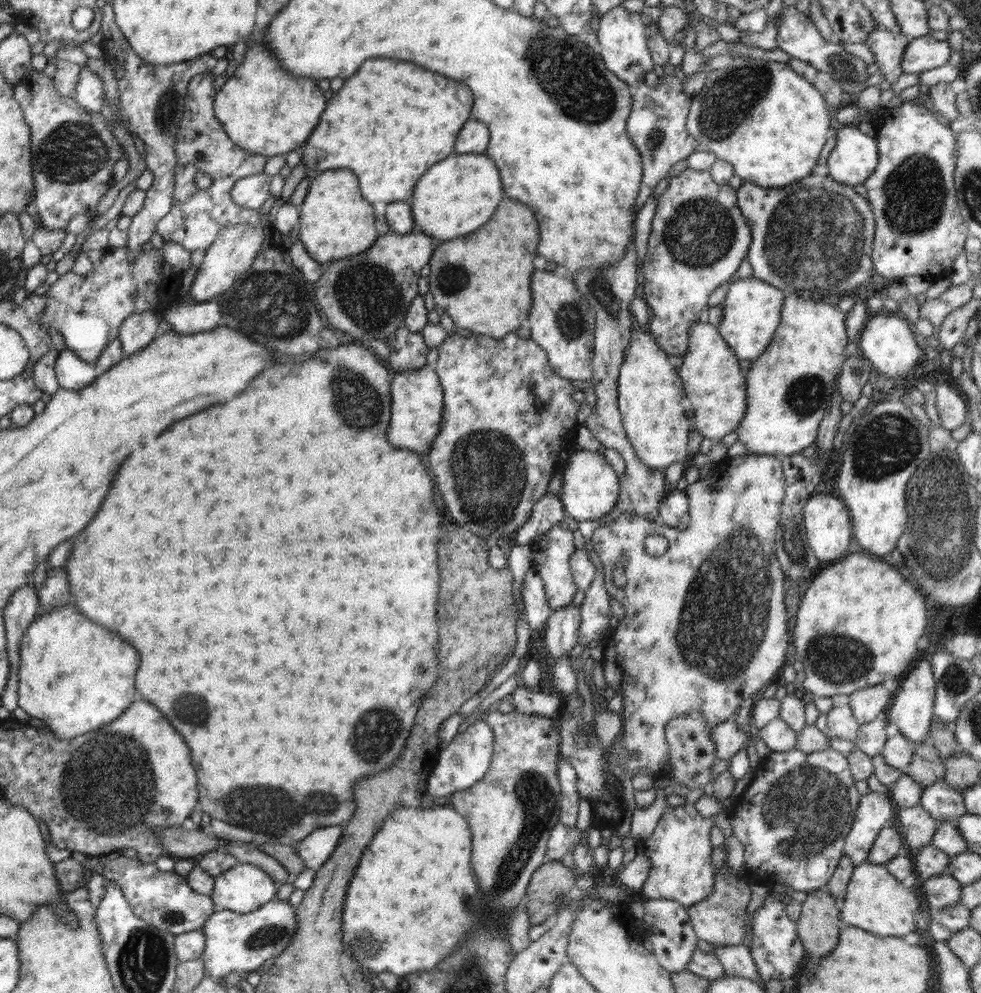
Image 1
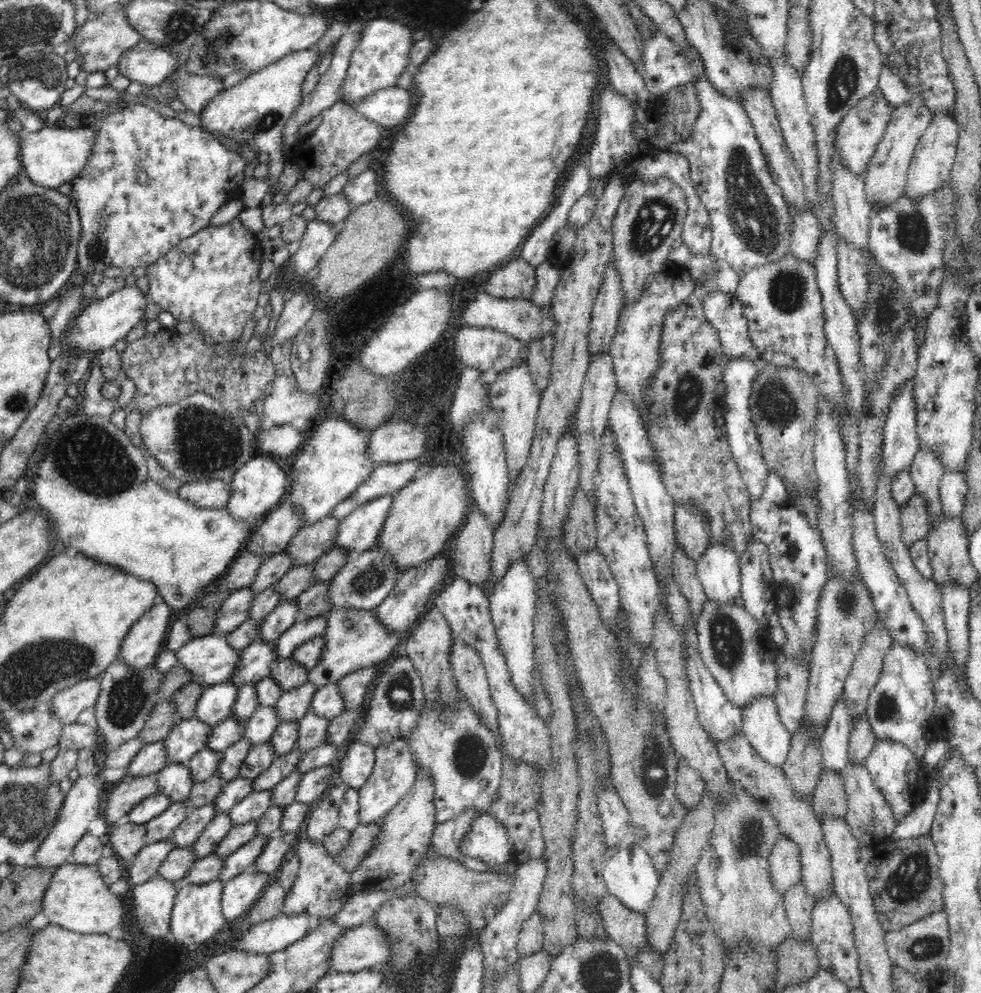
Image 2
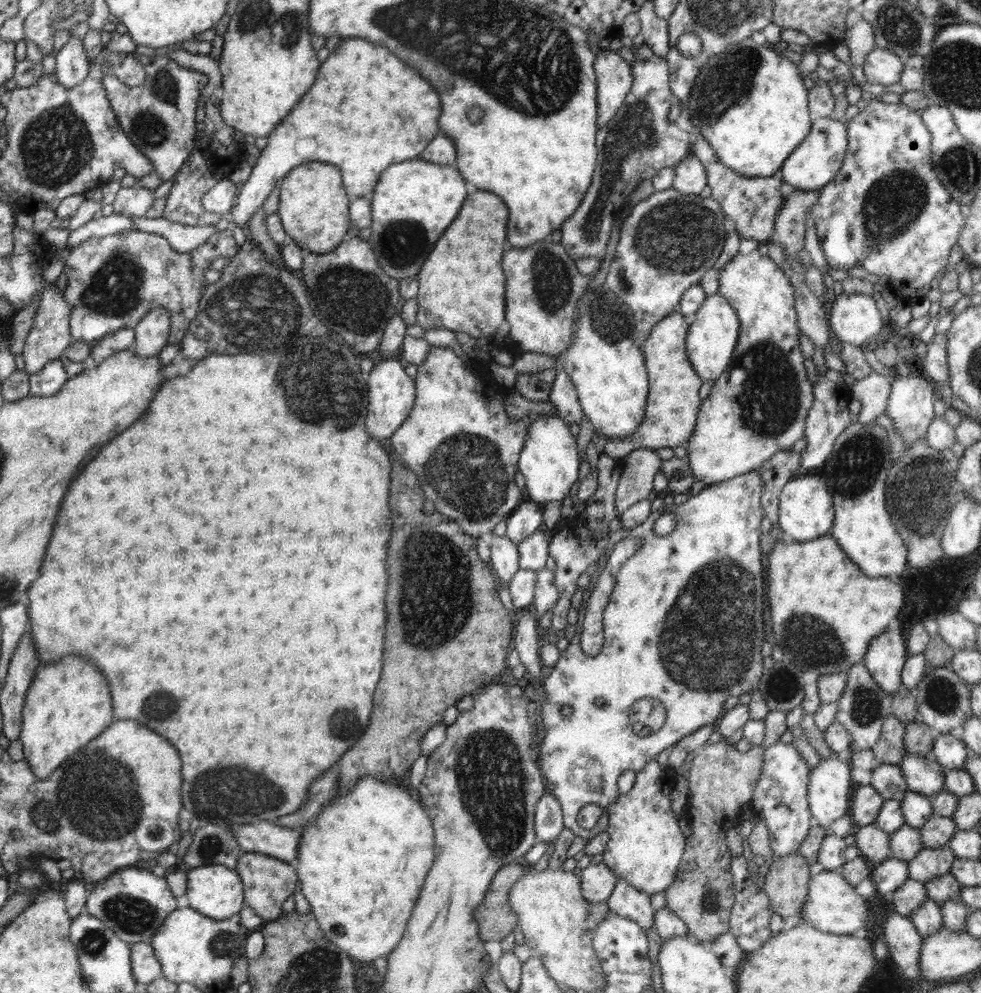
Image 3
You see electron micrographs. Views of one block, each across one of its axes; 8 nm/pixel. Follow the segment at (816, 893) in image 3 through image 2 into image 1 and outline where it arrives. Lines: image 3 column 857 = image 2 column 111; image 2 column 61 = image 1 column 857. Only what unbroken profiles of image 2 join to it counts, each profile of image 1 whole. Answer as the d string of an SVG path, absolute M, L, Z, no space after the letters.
M861 863L855 865L848 880L846 894L840 904L840 919L843 924L863 928L878 936L902 937L919 932L916 914L920 912L922 896L919 886L905 887L888 871L885 863Z

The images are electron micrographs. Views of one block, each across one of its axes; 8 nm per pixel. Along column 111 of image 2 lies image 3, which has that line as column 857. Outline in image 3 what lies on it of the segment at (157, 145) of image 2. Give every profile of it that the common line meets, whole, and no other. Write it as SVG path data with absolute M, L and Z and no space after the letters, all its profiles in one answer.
M871 98L868 106L851 120L846 121L846 130L848 132L848 149L840 172L830 180L824 188L818 190L818 200L812 206L812 217L816 225L816 235L822 248L827 262L836 269L864 268L869 273L877 274L879 277L887 276L890 287L901 301L907 304L916 304L921 297L926 297L928 291L936 285L940 272L946 264L950 263L950 250L957 243L962 228L964 228L965 220L960 210L960 204L952 198L950 192L944 188L942 182L938 180L938 175L934 170L932 163L932 136L922 121L920 112L912 110L903 104L888 104L882 100Z

